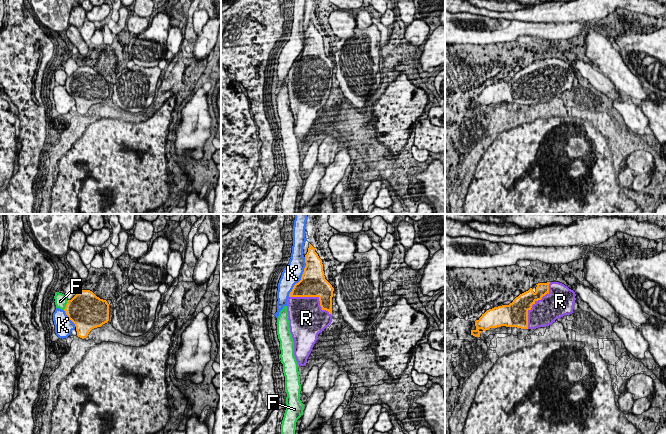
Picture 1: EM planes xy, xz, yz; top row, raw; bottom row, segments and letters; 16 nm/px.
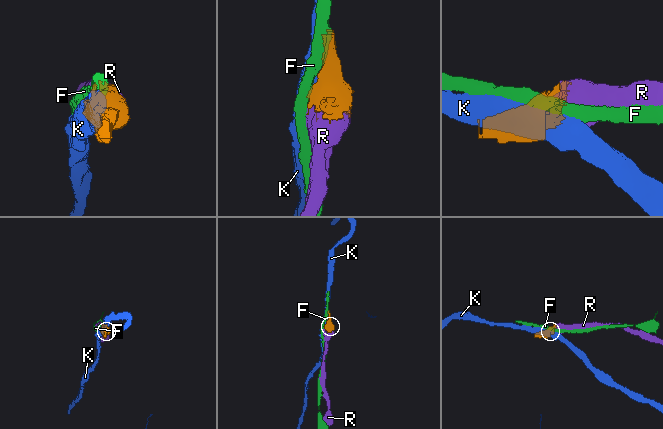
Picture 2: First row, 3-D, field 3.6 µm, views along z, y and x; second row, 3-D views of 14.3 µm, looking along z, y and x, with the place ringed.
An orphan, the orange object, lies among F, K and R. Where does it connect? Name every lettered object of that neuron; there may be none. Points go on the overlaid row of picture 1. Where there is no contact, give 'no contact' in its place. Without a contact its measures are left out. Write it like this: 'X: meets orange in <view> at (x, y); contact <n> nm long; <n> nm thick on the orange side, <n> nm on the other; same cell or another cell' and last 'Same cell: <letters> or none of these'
F: meets orange in xy at (66, 305); contact 180 nm long; 480 nm thick on the orange side, 190 nm on the other; another cell
K: meets orange in xz at (301, 277); contact 700 nm long; 420 nm thick on the orange side, 320 nm on the other; another cell
R: meets orange in yz at (533, 303); contact 850 nm long; 300 nm thick on the orange side, 440 nm on the other; same cell
Same cell: R

